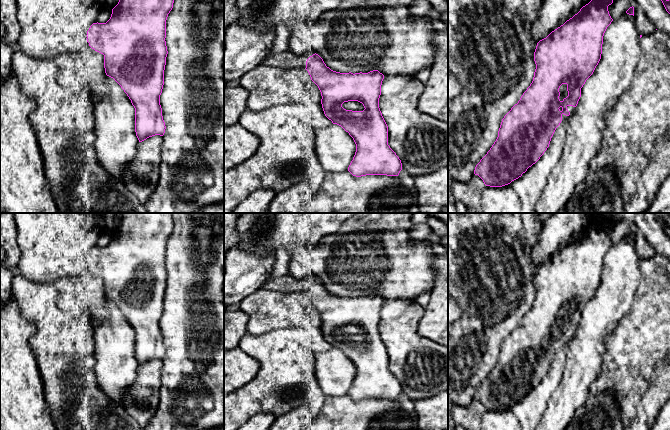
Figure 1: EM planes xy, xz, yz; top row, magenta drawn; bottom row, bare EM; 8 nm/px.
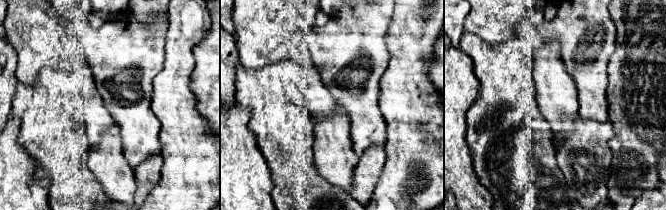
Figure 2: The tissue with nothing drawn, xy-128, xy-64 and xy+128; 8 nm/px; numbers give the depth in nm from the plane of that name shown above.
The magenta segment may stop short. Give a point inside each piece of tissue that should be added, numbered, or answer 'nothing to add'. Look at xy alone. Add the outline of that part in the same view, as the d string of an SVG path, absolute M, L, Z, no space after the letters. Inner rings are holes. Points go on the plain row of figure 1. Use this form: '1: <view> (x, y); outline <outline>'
nothing to add

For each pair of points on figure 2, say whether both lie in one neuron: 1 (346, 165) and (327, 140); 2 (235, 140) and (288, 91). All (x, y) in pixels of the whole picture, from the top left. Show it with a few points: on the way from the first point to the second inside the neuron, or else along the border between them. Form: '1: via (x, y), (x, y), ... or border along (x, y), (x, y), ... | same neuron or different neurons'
1: via (340, 159), (334, 153), (333, 146) | same neuron
2: border along (240, 106), (250, 111), (248, 128), (259, 149) | different neurons

